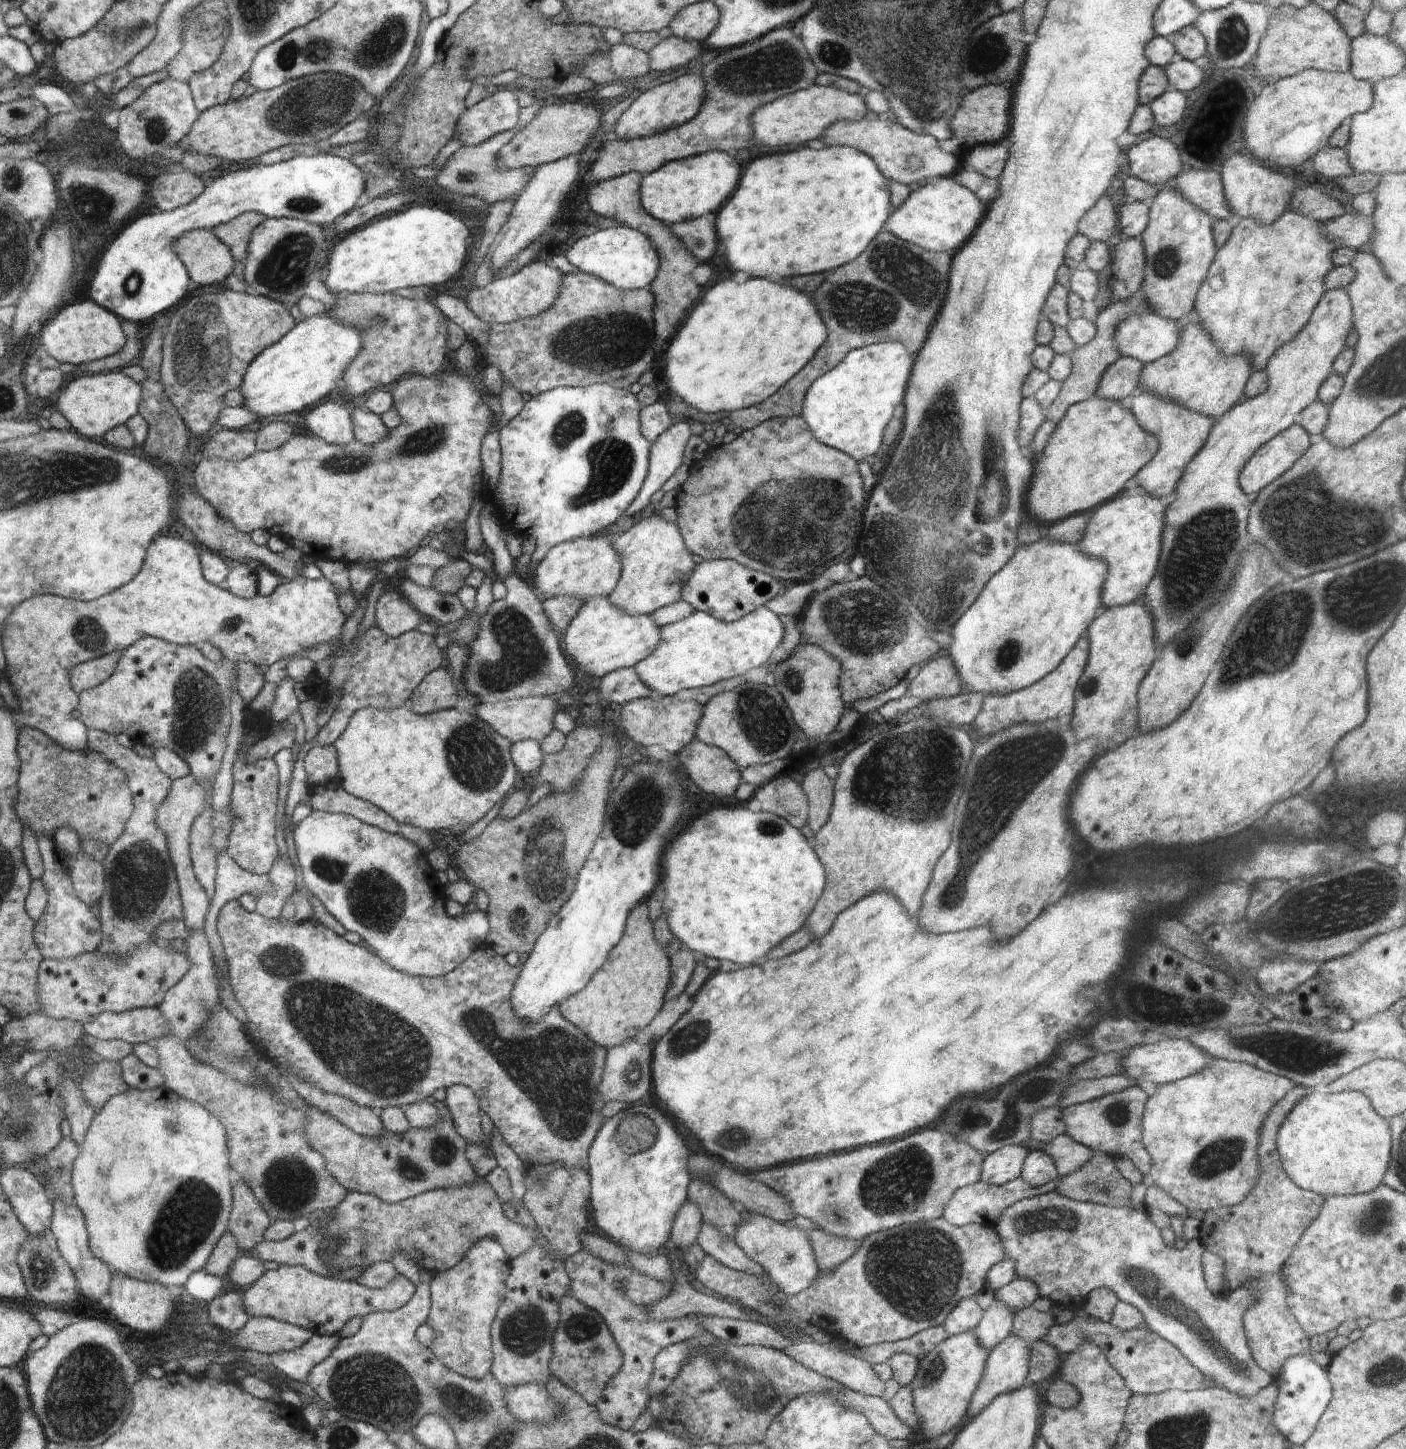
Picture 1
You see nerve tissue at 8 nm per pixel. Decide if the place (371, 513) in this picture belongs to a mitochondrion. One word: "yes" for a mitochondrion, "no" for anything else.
no

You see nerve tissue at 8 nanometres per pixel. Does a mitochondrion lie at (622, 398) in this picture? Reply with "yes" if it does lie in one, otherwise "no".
no

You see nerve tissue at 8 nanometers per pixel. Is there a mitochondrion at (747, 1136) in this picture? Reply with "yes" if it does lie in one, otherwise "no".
yes

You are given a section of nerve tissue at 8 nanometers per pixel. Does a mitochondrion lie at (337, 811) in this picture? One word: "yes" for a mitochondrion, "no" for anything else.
no

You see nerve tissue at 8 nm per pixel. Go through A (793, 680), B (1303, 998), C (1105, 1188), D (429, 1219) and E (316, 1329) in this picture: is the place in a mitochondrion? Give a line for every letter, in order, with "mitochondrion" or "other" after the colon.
A: mitochondrion
B: other
C: mitochondrion
D: mitochondrion
E: other

